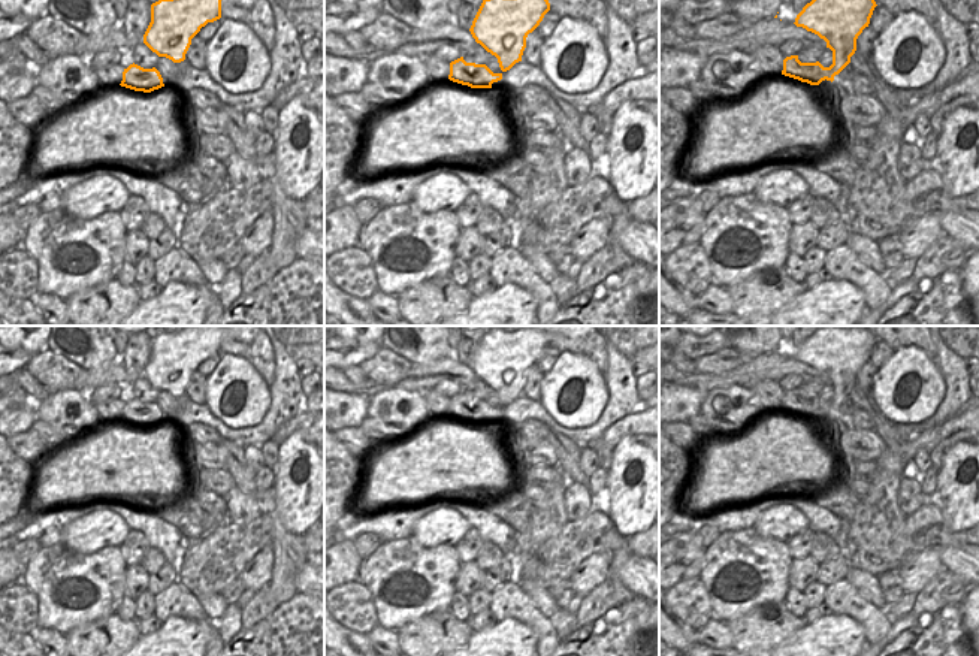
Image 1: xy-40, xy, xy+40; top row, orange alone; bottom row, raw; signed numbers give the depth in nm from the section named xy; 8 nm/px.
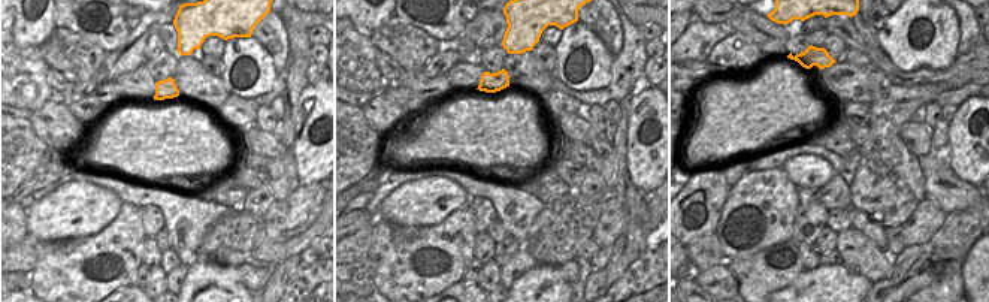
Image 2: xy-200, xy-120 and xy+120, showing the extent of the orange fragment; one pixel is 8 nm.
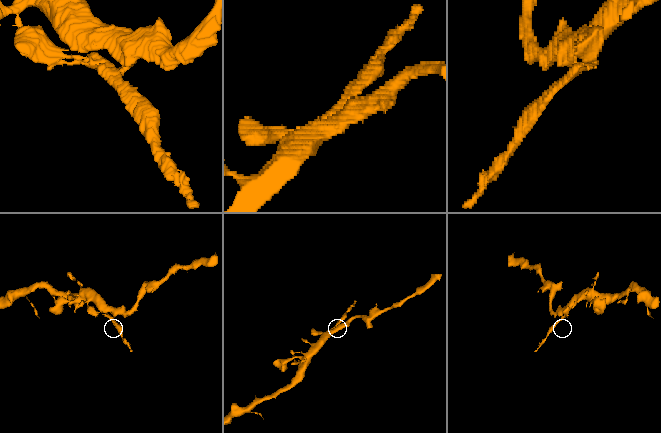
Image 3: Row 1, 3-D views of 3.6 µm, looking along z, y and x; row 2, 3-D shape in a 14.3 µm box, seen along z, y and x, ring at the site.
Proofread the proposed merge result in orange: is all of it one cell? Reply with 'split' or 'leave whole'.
split

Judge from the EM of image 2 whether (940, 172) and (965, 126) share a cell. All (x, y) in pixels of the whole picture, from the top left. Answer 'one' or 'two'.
two

